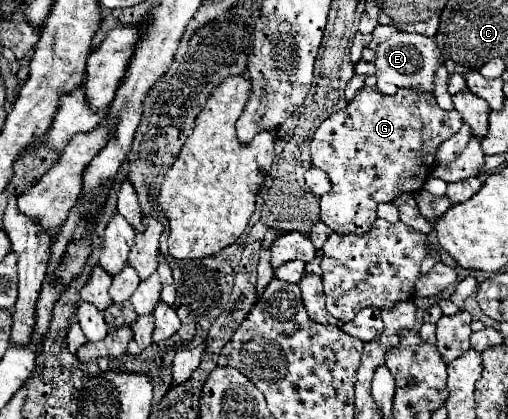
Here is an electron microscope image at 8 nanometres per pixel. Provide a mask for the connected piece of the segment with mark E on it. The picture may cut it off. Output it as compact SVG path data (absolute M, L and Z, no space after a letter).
M396 31L392 37L388 37L376 47L376 59L374 59L376 79L378 79L376 87L380 93L386 93L386 95L392 95L396 93L396 89L402 89L402 87L410 87L418 93L432 95L436 71L442 67L442 63L444 63L442 51L438 49L436 39Z

